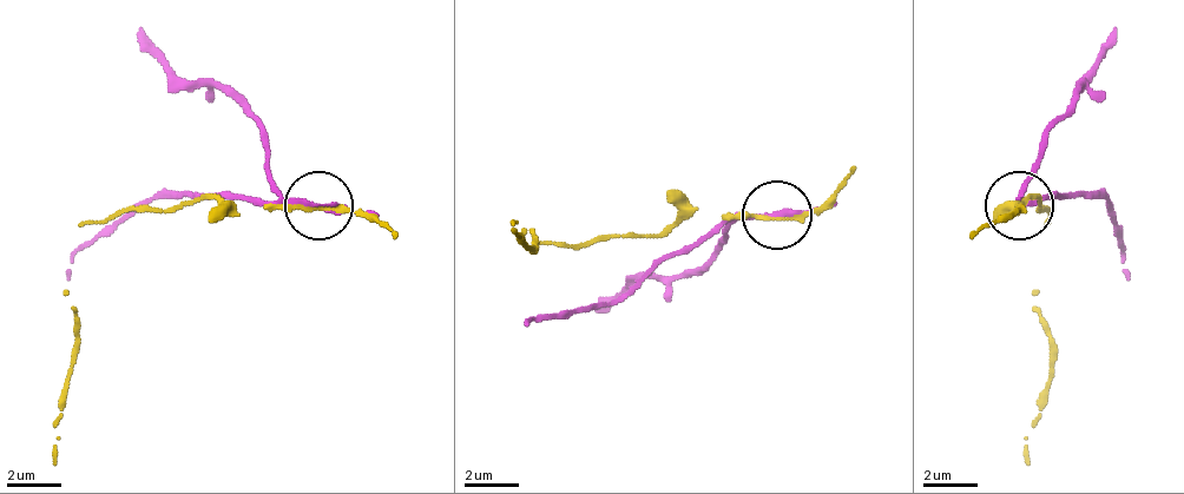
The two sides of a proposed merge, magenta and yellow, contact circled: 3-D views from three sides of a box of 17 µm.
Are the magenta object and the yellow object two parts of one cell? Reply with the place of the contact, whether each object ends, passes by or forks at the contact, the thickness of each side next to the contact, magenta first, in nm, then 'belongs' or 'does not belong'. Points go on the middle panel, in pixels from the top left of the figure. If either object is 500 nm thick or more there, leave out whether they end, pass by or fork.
(776, 215) | magenta passes by | yellow passes by | 240/130 nm | does not belong

